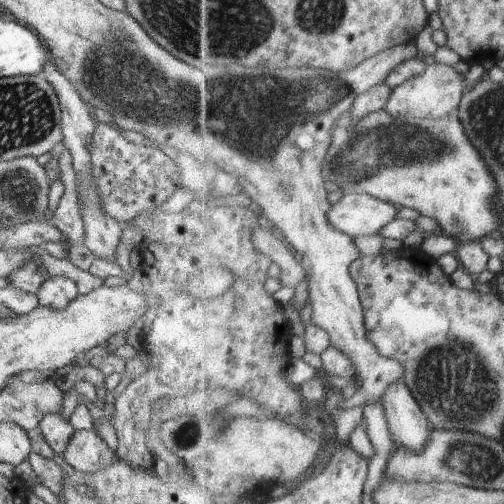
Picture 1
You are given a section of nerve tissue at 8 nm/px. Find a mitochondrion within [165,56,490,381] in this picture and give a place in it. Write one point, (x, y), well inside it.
(383, 148)

